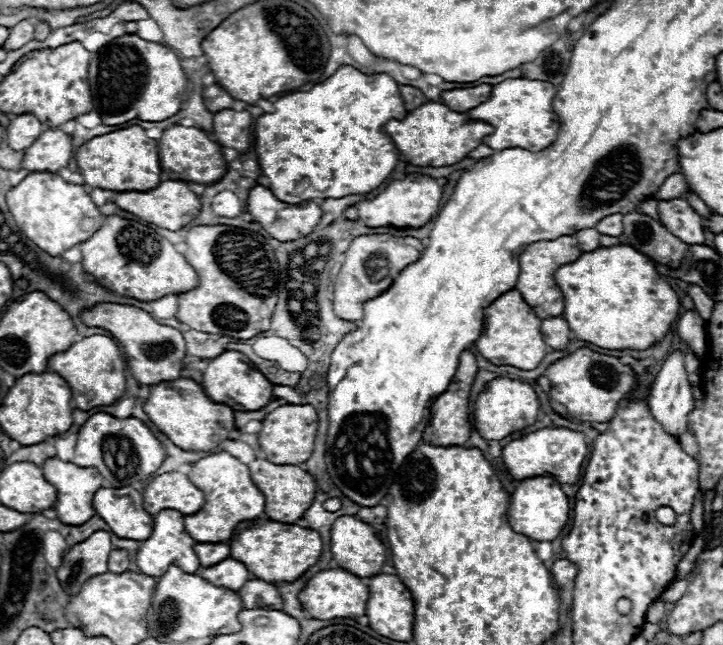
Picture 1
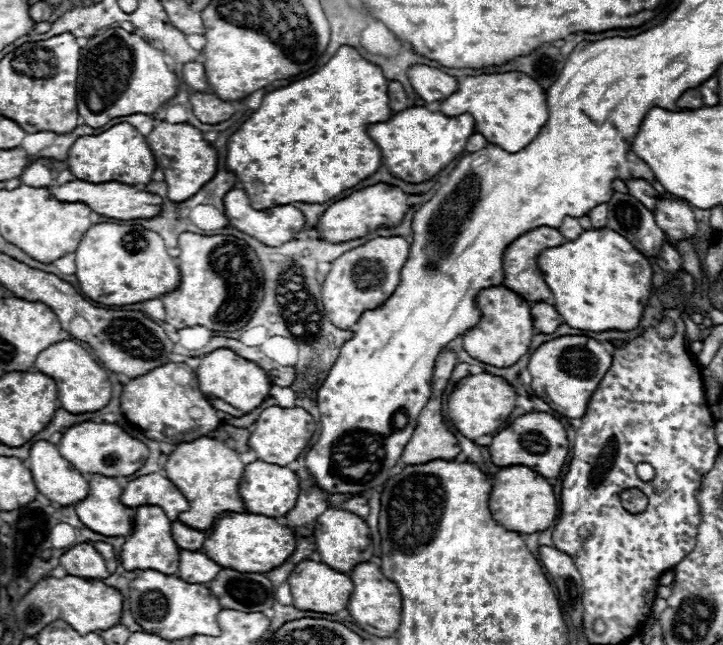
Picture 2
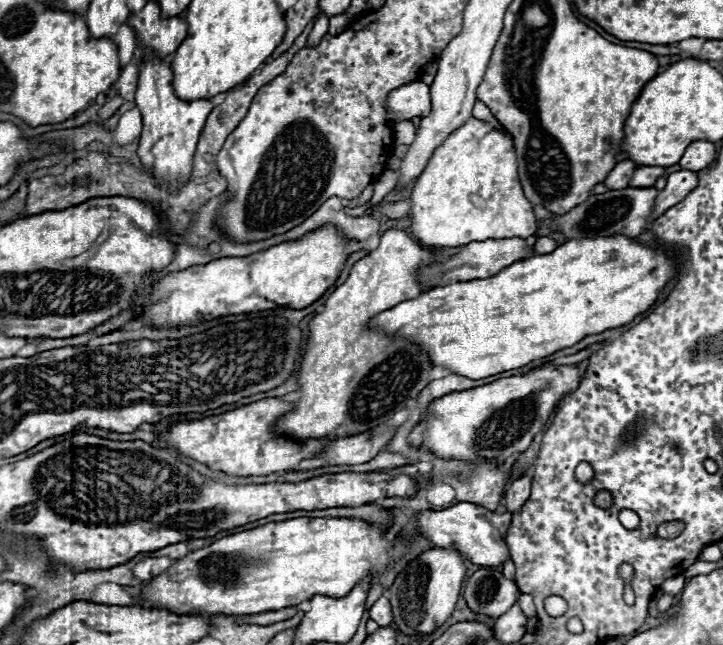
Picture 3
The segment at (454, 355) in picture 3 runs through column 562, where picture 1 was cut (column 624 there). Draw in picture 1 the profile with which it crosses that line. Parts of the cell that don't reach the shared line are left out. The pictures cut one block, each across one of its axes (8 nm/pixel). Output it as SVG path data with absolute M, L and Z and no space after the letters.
M628 244L582 252L578 260L560 266L554 280L564 296L562 318L574 336L606 350L650 348L672 328L680 312L676 292L656 272L654 262Z

